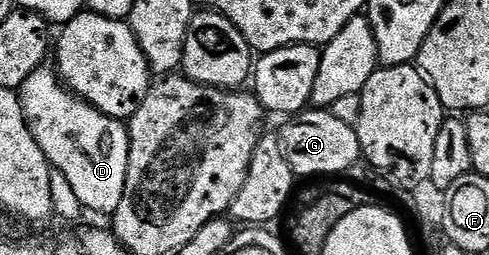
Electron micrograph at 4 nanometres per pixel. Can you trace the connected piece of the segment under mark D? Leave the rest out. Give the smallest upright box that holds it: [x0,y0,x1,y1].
[21,68,131,215]

